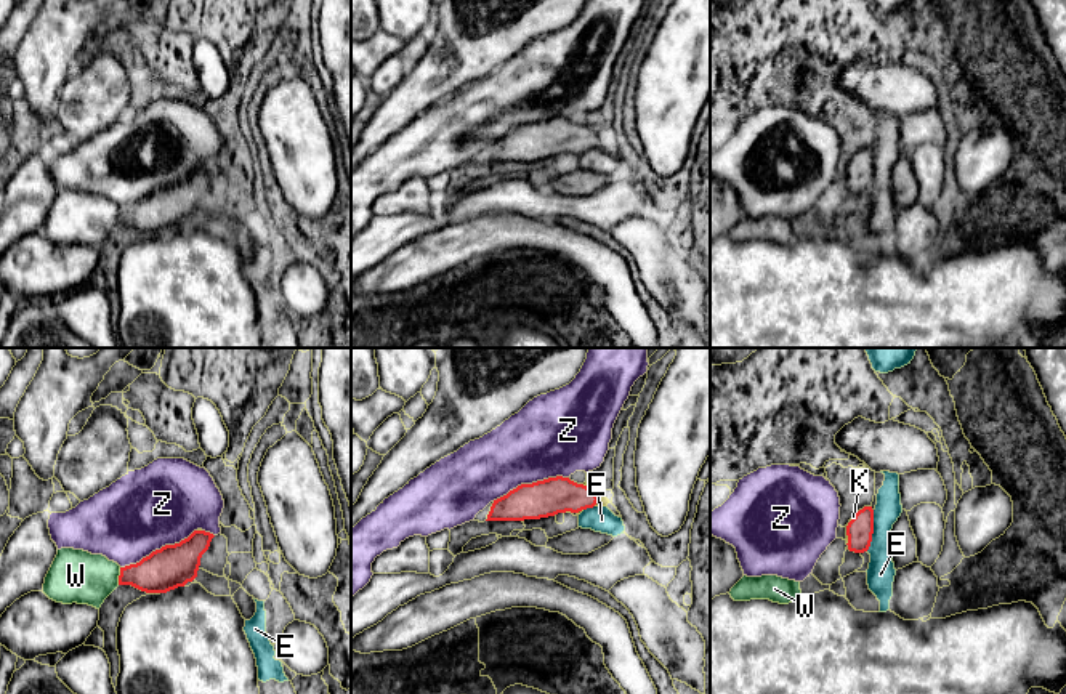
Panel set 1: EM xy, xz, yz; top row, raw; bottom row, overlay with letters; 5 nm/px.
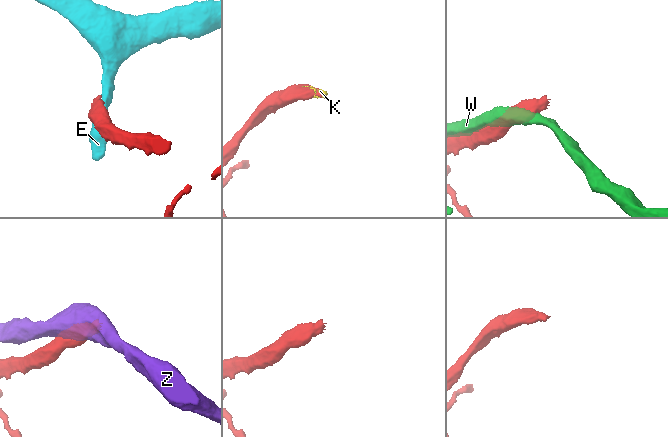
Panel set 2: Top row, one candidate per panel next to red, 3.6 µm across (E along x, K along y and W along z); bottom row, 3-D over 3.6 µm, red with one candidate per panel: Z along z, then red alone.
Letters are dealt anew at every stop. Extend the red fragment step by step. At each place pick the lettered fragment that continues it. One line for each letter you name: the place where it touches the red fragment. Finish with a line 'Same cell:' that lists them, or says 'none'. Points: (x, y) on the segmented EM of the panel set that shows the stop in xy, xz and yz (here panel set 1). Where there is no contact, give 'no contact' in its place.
K: contact xz (593, 494)
Same cell: K

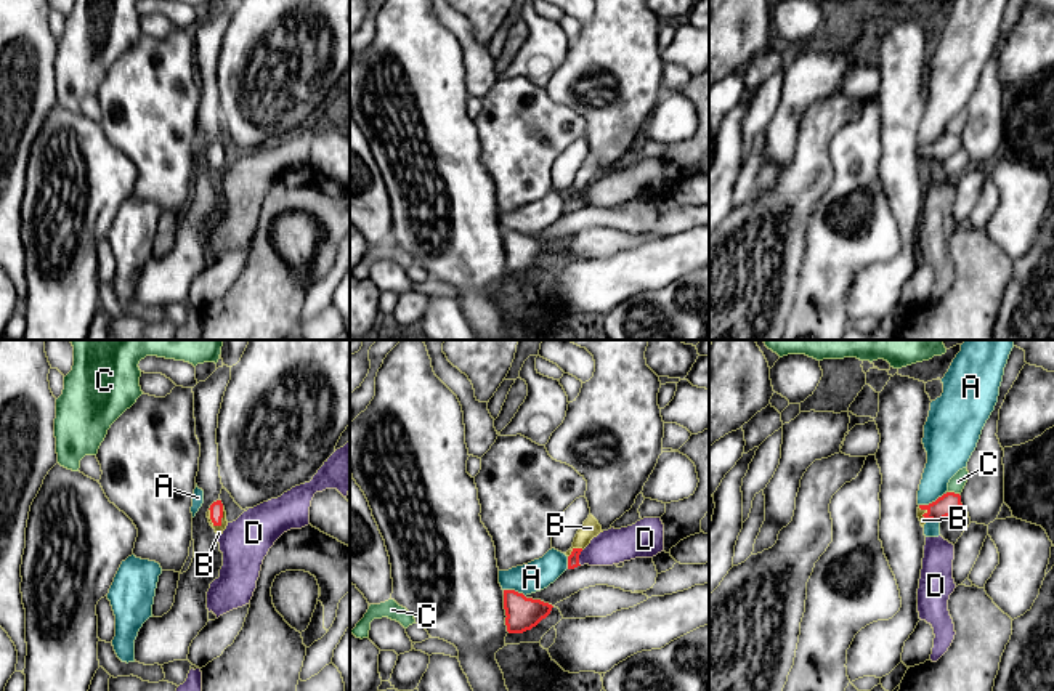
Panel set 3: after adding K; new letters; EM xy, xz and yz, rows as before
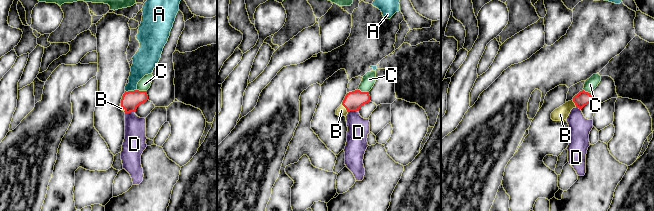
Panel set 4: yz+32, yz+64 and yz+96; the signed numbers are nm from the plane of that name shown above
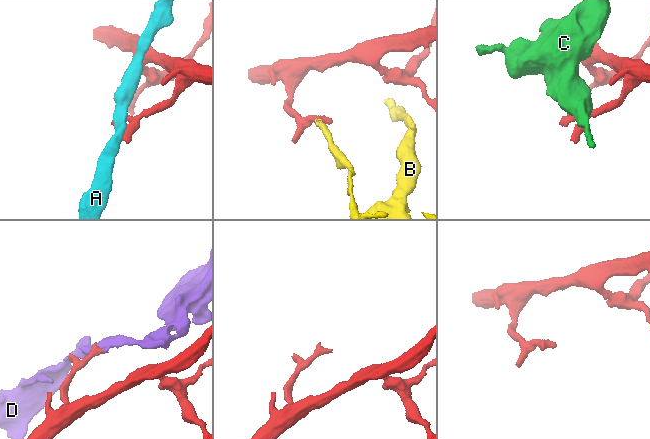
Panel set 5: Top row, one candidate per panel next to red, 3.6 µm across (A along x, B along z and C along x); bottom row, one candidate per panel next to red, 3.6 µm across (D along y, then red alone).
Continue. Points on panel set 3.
Same cell: none

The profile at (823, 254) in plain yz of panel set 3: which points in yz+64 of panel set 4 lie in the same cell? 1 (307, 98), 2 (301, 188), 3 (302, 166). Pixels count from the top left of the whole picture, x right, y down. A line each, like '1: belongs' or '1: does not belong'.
1: belongs
2: does not belong
3: does not belong

